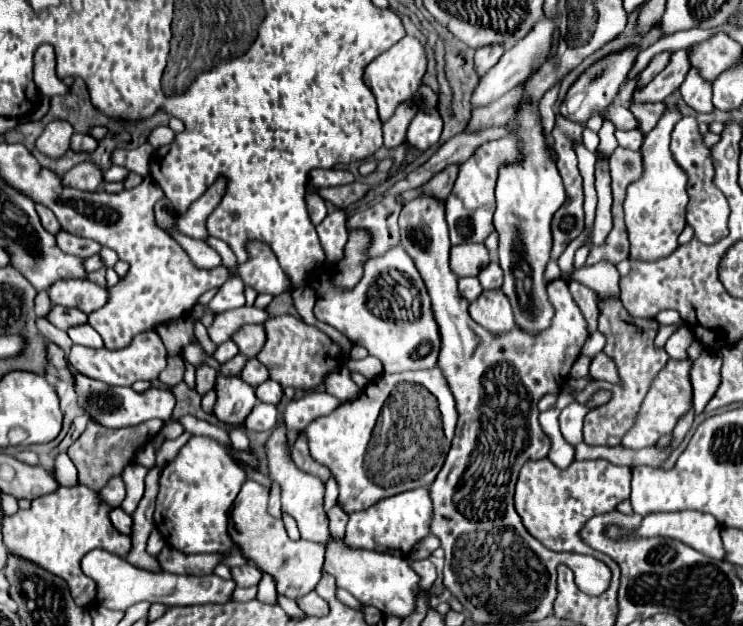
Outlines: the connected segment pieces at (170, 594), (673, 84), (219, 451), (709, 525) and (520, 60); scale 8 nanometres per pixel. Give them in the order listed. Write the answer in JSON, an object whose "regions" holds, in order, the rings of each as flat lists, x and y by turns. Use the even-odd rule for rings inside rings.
{"regions":[[[91,550,81,560,83,572,95,580,99,604,109,610,127,610,129,606,147,600,151,604,165,606,193,606,193,604,225,604,233,600,235,582,223,580,215,574,209,576,175,576,169,572,147,572,131,566,127,560,107,552,107,550]],[[687,50,673,52,671,64,667,64,667,68,659,76,655,76,649,84,645,84,633,92,631,104,665,102,681,86,689,68,691,68,691,64,687,60]],[[193,436,179,454,161,470,159,476,159,494,157,494,157,506,155,506,155,528,163,534,165,542,183,552,183,554,211,554,211,552,229,552,233,548,233,542,227,534,229,524,229,510,241,490,241,484,247,480,245,472,239,468,237,460,247,462,249,466,257,466,257,458,247,452,235,452,233,448,225,450,215,440,205,436]],[[653,512,653,514,647,514,643,518,643,522,633,530,633,536,635,538,663,536,663,538,681,540,683,544,695,548,697,552,701,552,701,554,705,554,705,556,709,556,713,560,723,560,723,556,727,552,723,548,719,530,721,530,719,522,711,514,705,514,705,512]],[[543,18,539,20,531,32,519,40,515,46,511,46,509,50,505,50,505,54,501,56,501,60,479,80,475,92,473,92,473,98,471,98,471,104,473,108,481,108,481,106,489,106,491,102,499,100,503,94,507,94,509,90,515,88,515,84,521,84,525,78,527,78,527,72,531,72,531,64,535,64,535,56,539,56,539,60,547,60,547,54,551,50,551,38,553,38,553,30,555,30,555,22,549,20,549,18]]]}

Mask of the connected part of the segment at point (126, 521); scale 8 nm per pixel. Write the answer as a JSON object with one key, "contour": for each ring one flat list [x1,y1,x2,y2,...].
{"contour":[[113,508,109,512,109,518,113,522,113,526,121,532,121,534,131,534,131,526,133,526,133,520,129,514,125,514,121,508]]}

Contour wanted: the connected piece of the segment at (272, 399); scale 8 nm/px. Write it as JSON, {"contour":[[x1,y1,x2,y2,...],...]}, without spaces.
{"contour":[[265,380,255,388,257,400,267,402,267,404,277,404,283,398,283,388,275,380]]}

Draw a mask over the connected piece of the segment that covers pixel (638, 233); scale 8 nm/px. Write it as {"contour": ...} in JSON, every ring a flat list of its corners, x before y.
{"contour":[[667,102,665,114,657,122,657,126,645,136,641,154,645,162,645,174,641,180,631,182,627,188,625,198,625,224,629,232,629,258,639,260,657,260,663,256,669,256,677,248,677,238,683,232,685,226,685,212,689,204,687,196,687,184,689,176,687,172,675,162,671,153,671,133,673,126,679,122,681,110,675,102]]}

